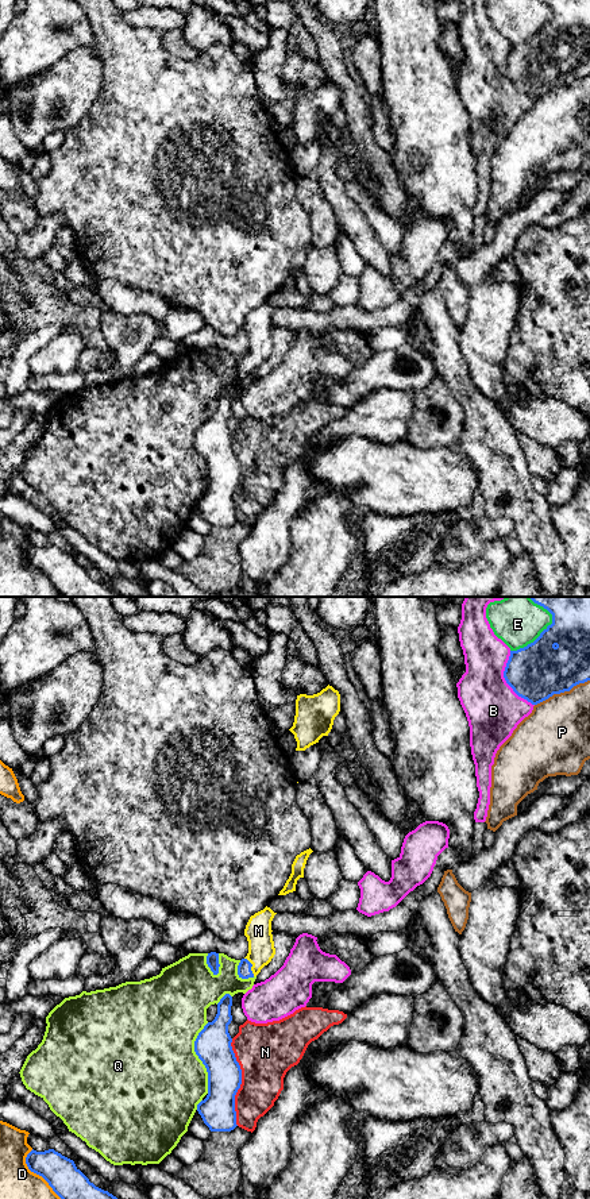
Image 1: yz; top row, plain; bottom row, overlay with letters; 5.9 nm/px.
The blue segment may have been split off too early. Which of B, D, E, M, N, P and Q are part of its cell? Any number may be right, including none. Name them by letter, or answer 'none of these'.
M

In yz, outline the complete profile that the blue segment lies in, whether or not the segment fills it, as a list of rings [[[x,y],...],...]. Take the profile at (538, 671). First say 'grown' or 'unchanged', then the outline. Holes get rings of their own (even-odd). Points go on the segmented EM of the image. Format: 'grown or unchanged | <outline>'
unchanged | [[[529,597],[552,614],[552,624],[531,644],[510,651],[504,678],[513,691],[537,705],[590,681],[590,597]]]

